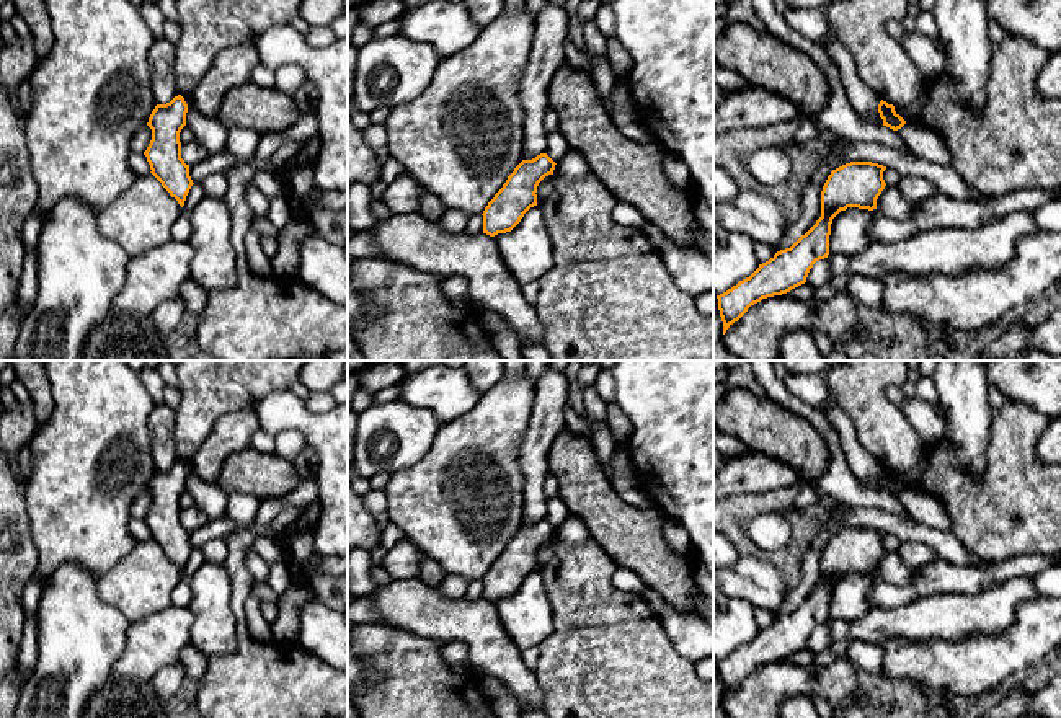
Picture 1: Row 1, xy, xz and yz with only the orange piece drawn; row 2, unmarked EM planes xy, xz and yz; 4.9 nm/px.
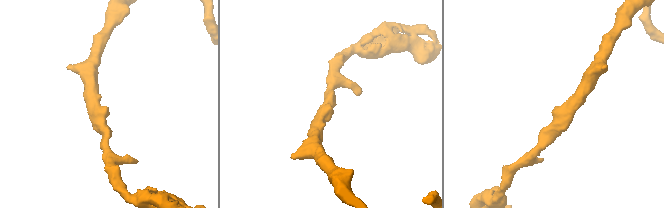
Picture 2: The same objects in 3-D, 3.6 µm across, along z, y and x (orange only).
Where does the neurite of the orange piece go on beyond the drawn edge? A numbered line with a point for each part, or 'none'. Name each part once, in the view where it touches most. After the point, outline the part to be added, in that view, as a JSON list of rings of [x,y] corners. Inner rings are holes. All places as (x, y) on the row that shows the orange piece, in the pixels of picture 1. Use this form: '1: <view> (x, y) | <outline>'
none

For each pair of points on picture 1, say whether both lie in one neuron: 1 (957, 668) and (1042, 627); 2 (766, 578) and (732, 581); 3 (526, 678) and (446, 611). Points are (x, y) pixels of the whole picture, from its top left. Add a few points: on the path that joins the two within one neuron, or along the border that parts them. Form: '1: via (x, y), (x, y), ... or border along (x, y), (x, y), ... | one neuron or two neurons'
1: via (978, 664), (1021, 647) | one neuron
2: via (758, 578), (750, 575), (740, 581) | one neuron
3: via (506, 664), (466, 624) | one neuron

